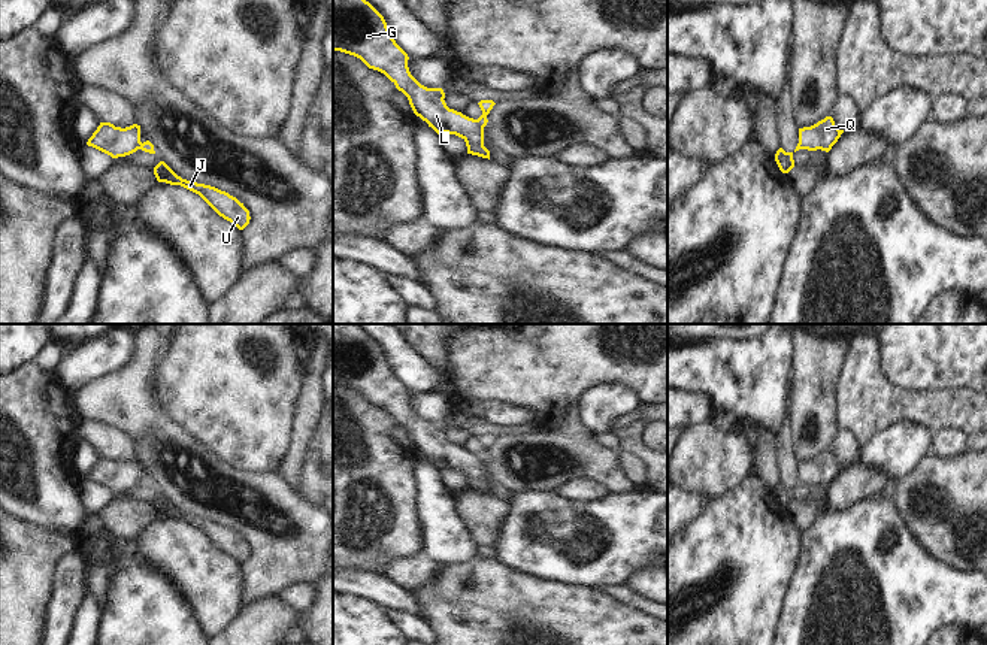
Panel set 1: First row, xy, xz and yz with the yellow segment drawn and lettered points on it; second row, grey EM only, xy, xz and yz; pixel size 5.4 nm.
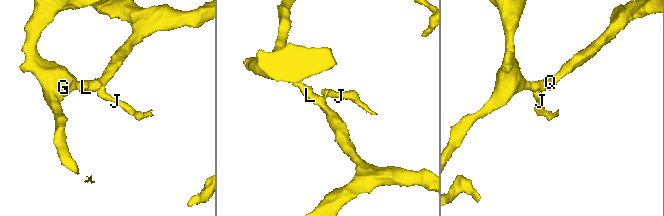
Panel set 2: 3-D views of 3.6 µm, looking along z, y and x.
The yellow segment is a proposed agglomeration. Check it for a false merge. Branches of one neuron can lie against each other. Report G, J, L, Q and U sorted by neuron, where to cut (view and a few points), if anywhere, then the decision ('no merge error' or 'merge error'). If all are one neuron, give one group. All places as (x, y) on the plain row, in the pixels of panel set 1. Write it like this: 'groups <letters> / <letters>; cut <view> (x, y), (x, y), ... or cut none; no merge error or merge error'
groups G L Q / J U; cut xz (475, 454), (483, 462); merge error

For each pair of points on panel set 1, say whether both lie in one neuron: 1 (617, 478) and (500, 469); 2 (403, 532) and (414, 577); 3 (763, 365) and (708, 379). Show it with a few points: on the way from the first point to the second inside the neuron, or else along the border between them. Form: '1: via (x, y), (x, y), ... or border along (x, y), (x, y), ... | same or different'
1: via (589, 471), (557, 475), (529, 485) | same
2: border along (420, 551), (414, 556), (396, 559), (384, 574) | different
3: via (750, 371), (721, 371) | same

